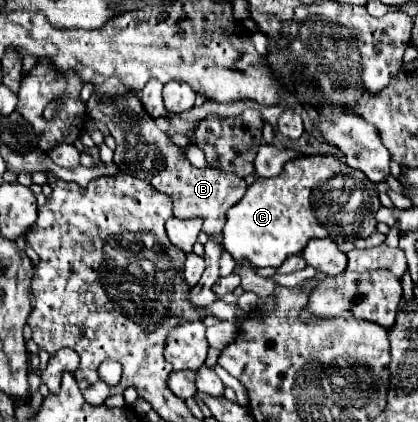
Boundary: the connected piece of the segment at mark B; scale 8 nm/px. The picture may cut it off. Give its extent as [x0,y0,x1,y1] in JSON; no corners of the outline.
[86,93,246,243]

